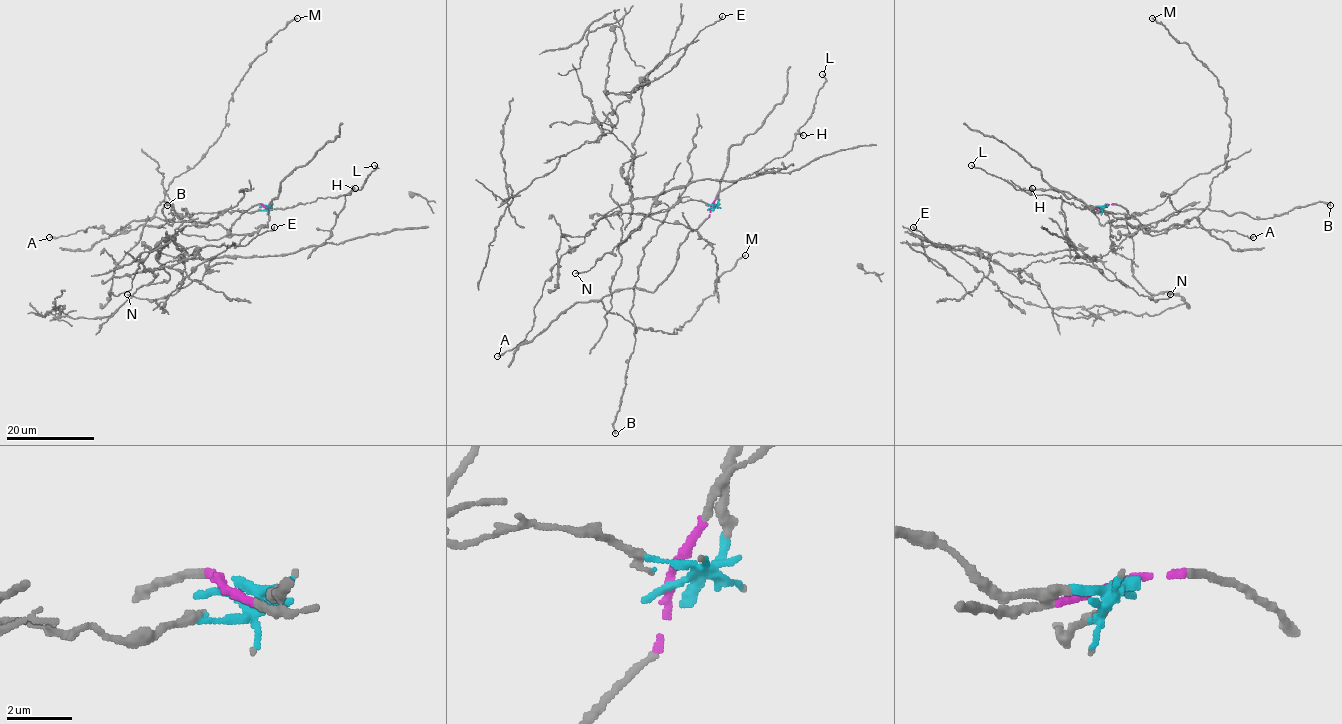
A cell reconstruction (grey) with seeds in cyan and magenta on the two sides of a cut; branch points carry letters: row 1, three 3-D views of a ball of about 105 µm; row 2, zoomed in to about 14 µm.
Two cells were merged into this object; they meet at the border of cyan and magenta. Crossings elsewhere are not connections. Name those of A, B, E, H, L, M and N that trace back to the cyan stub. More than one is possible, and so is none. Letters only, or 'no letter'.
A, B, E, N

